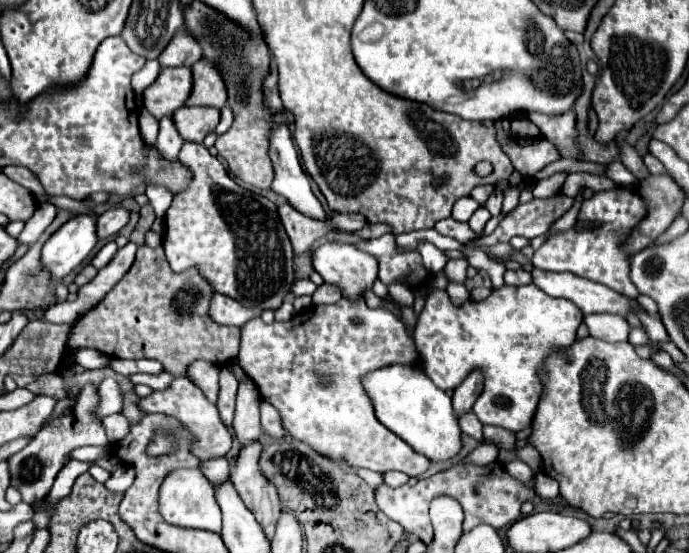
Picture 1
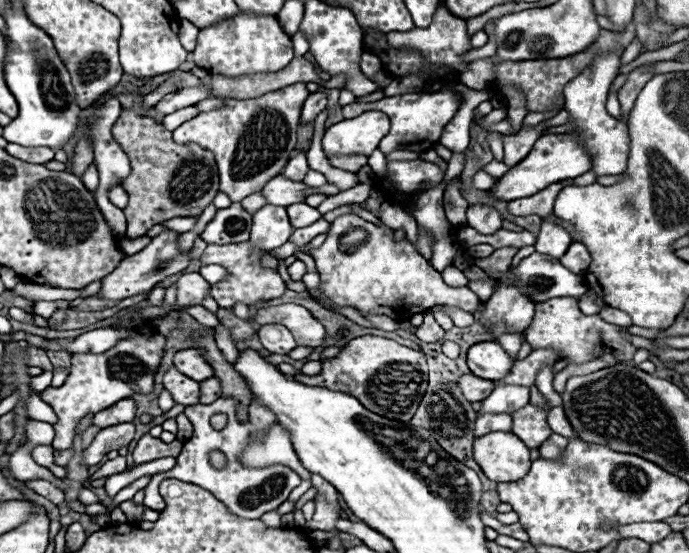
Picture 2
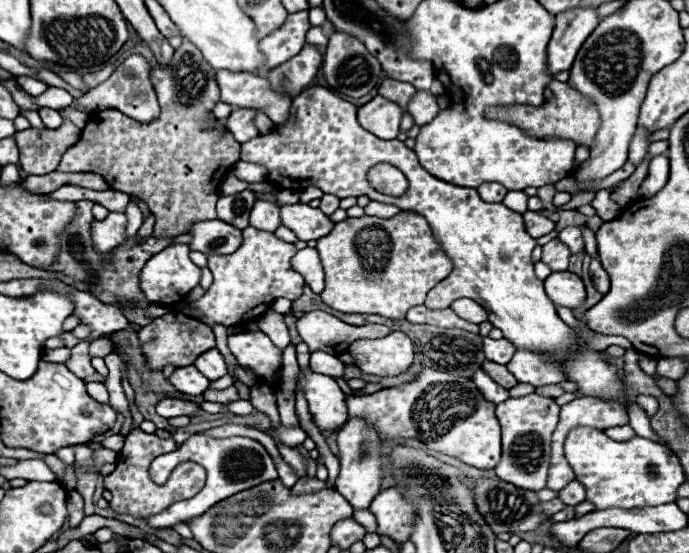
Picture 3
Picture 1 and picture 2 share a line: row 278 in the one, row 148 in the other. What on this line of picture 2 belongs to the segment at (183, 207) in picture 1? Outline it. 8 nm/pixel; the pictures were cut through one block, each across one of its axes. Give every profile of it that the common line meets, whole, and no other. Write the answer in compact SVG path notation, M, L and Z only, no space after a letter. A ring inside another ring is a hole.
M298 82L282 90L266 92L258 98L224 98L222 108L200 112L196 118L178 126L172 134L180 144L196 142L214 152L220 170L220 190L226 192L232 202L242 202L248 194L260 192L266 182L278 176L286 166L290 152L296 148L300 110L308 94L306 84Z

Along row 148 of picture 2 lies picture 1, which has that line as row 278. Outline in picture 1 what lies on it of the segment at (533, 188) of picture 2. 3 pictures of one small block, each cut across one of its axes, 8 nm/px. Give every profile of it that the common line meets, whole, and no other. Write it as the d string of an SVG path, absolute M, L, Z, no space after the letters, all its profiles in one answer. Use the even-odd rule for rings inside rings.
M534 268L532 282L548 296L566 298L574 302L584 314L610 312L610 314L624 316L632 312L630 300L626 296L606 288L604 284L586 280L570 272L544 272Z

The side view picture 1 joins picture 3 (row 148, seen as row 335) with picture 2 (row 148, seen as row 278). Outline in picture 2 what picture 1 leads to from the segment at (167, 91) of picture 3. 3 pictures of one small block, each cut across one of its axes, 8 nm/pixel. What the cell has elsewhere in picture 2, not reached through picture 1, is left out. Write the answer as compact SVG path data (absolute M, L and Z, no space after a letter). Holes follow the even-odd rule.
M122 108L122 116L116 120L112 128L114 140L122 146L122 150L130 158L130 174L122 180L122 188L128 192L130 202L124 208L126 220L128 220L128 238L144 236L148 228L152 228L158 222L176 218L176 216L200 216L202 210L212 204L214 196L218 194L218 164L214 160L214 154L210 150L204 150L202 146L188 142L188 144L178 144L172 140L172 132L162 126L162 122L156 122L150 116L140 116L134 108Z

